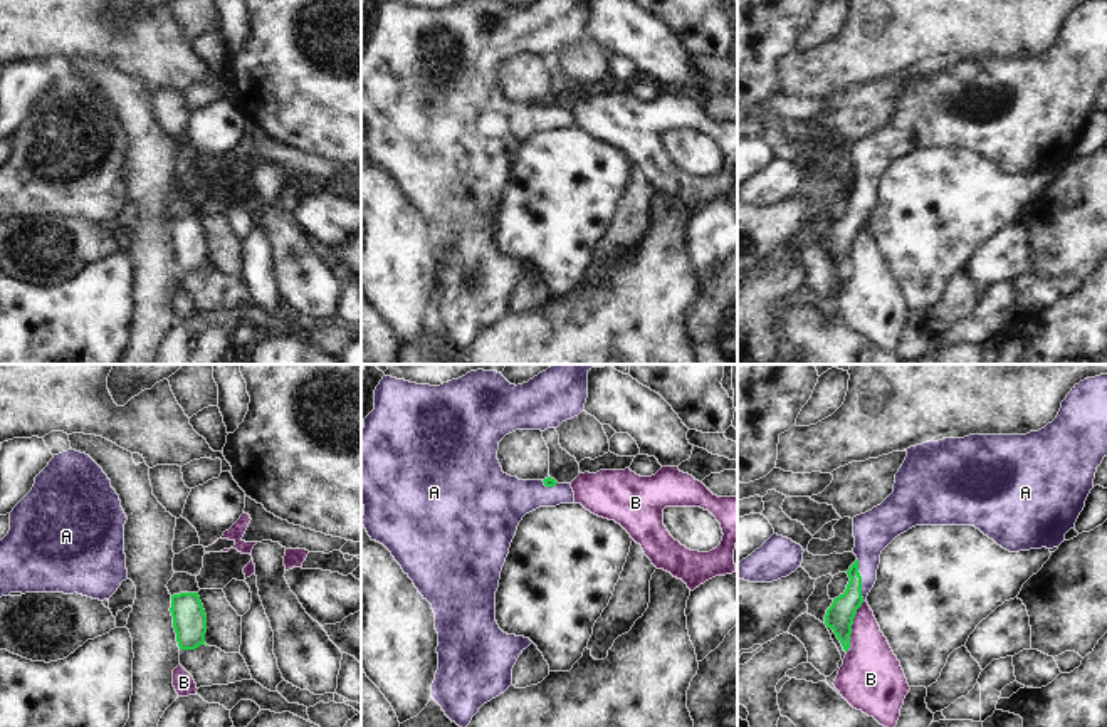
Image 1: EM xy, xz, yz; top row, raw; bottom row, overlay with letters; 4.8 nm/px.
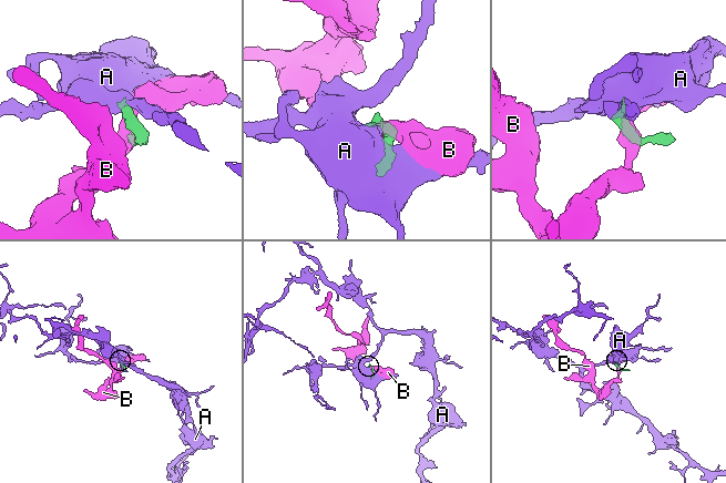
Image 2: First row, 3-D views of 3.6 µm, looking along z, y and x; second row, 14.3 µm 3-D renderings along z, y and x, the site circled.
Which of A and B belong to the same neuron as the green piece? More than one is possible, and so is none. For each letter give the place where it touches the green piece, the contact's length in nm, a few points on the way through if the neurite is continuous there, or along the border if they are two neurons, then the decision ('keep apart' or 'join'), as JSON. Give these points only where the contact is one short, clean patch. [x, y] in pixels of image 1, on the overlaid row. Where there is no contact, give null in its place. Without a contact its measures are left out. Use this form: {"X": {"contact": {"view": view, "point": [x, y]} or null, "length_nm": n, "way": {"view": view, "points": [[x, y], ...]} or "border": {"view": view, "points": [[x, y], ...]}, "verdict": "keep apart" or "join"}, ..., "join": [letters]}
{"A": {"contact": {"view": "yz", "point": [860, 580]}, "length_nm": 220, "way": {"view": "yz", "points": [[840, 615], [857, 591], [860, 580], [874, 531]]}, "verdict": "join"}, "B": {"contact": {"view": "yz", "point": [850, 627]}, "length_nm": 260, "verdict": "keep apart"}, "join": ["A"]}

